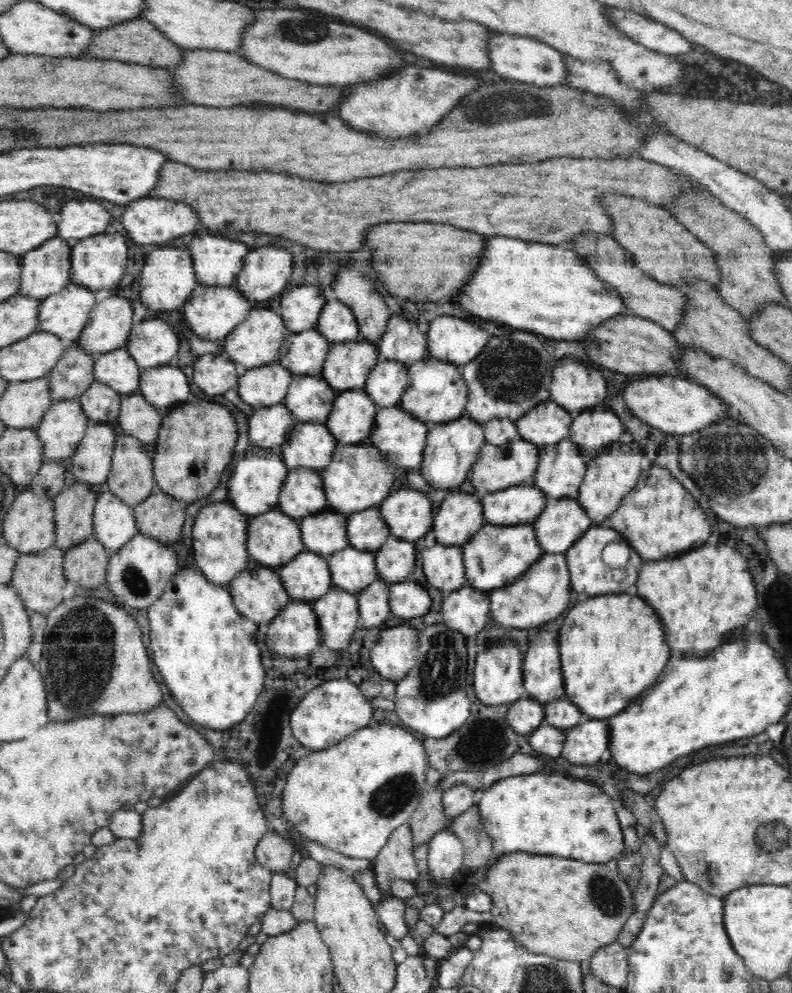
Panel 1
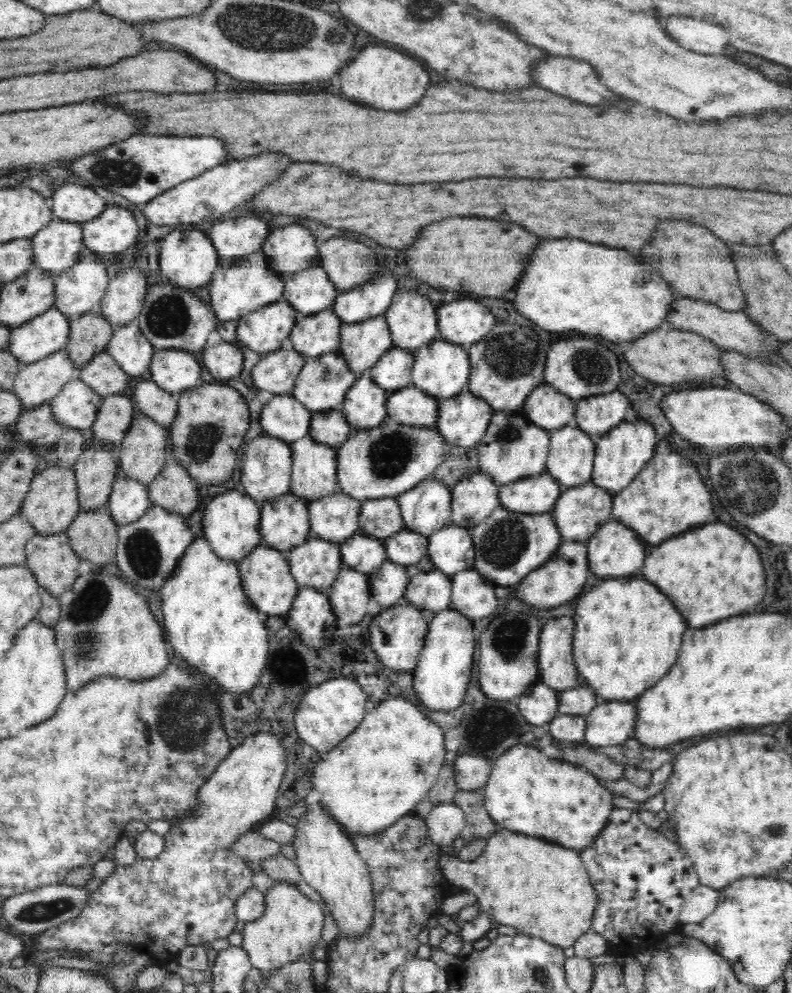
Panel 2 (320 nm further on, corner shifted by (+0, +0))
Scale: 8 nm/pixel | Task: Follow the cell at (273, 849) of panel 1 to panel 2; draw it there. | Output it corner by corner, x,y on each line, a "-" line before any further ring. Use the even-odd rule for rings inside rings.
256,830
240,836
231,846
231,851
238,858
242,858
248,862
262,862
269,856
278,855
280,849
280,843
262,837

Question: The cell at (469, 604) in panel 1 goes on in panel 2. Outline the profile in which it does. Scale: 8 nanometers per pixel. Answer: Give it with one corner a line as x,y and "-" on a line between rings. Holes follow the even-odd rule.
476,569
451,575
451,606
470,620
486,618
498,606
496,585
486,580

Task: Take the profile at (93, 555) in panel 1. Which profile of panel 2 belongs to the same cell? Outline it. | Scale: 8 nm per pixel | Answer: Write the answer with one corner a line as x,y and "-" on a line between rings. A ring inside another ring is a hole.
106,508
81,510
66,533
80,560
89,560
94,569
101,569
109,562
115,561
117,527

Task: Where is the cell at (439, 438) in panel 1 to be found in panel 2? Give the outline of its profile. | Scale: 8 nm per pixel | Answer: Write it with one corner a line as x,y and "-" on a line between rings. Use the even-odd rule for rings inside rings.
467,386
456,396
439,399
438,409
439,418
436,427
451,448
456,445
462,448
477,446
477,442
485,435
494,412
486,400
476,397

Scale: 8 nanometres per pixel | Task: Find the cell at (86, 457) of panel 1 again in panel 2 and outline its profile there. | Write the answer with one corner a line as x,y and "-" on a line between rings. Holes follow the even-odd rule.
129,392
106,396
91,428
93,438
111,446
108,449
118,454
135,412
135,404

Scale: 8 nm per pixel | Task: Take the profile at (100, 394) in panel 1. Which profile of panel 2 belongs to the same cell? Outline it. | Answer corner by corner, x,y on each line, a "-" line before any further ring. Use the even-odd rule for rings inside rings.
100,352
92,357
90,362
87,362
80,370
78,370
79,378
84,381
84,383
90,385
94,392
105,398
108,395
122,394
127,392
127,384
131,384
131,378
122,370
122,367
118,365
116,360
112,359
110,353

